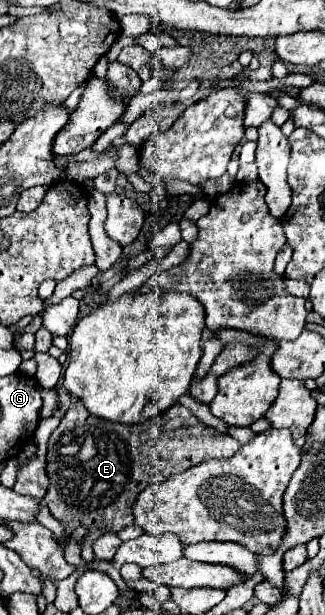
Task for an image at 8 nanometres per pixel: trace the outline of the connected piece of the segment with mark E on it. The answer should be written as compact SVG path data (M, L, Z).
M77 400L53 430L47 446L45 470L51 484L43 500L53 518L63 522L66 528L66 537L59 543L64 547L79 526L87 528L87 534L95 530L119 532L127 528L133 524L131 506L141 490L165 482L189 466L213 458L231 458L239 446L235 438L205 426L181 404L163 410L163 414L157 414L151 422L123 426L87 414L83 402Z

